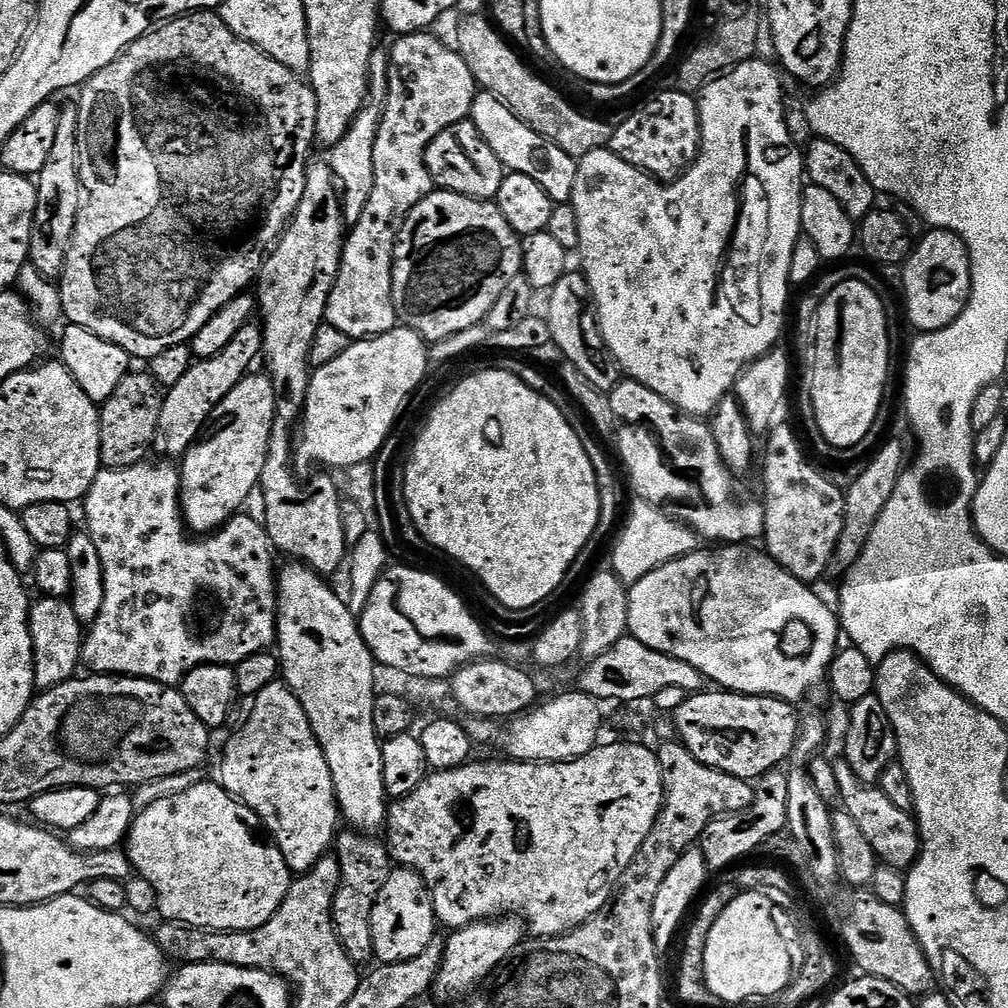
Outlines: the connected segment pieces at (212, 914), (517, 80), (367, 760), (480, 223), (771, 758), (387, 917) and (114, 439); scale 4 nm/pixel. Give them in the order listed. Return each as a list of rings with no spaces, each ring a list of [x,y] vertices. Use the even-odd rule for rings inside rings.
[[[204,780],[201,784],[192,784],[189,788],[184,788],[181,792],[172,792],[169,796],[160,796],[157,798],[153,804],[148,804],[145,808],[141,807],[139,811],[137,811],[133,821],[132,821],[132,829],[129,830],[128,835],[126,837],[126,851],[128,857],[130,858],[130,862],[132,863],[132,867],[134,869],[135,875],[141,876],[142,878],[146,878],[146,882],[150,882],[154,886],[154,890],[156,891],[156,907],[158,909],[159,915],[163,917],[164,920],[173,920],[174,922],[182,922],[183,924],[189,924],[190,926],[194,926],[195,928],[208,928],[212,932],[253,932],[256,928],[260,928],[267,922],[268,919],[274,915],[274,913],[278,910],[278,906],[282,906],[282,902],[286,898],[286,894],[288,893],[288,888],[292,885],[294,874],[288,868],[288,863],[286,862],[286,858],[281,854],[280,849],[276,847],[275,843],[267,842],[268,844],[263,844],[262,841],[256,840],[256,836],[252,833],[252,828],[248,824],[255,825],[257,823],[256,813],[252,812],[248,807],[242,803],[241,800],[237,800],[235,796],[231,796],[229,792],[227,792],[224,788],[224,785],[219,782],[213,782],[211,784],[210,781]]]
[[[487,15],[464,16],[460,21],[454,44],[466,66],[470,66],[470,74],[474,74],[483,91],[497,96],[518,119],[526,122],[528,128],[577,160],[590,150],[604,148],[611,143],[613,125],[579,112],[566,97],[560,96],[558,89],[551,88],[538,73],[531,72]]]
[[[288,562],[288,565],[281,567],[278,572],[276,582],[276,642],[275,651],[280,658],[280,671],[282,673],[283,683],[287,684],[293,692],[296,693],[298,702],[302,706],[302,710],[306,710],[306,718],[310,722],[310,726],[314,730],[314,734],[318,738],[318,742],[324,751],[326,762],[330,766],[330,774],[334,782],[334,790],[336,791],[336,802],[340,810],[341,817],[345,821],[349,820],[353,829],[359,830],[365,834],[376,834],[376,831],[385,827],[388,819],[388,810],[390,807],[390,797],[384,790],[384,775],[382,774],[382,741],[380,735],[374,730],[374,702],[378,695],[378,687],[376,688],[376,671],[378,665],[372,651],[366,646],[366,642],[360,633],[360,626],[357,617],[354,615],[353,609],[336,592],[328,589],[329,581],[321,576],[318,572],[313,572],[307,564],[303,562]]]
[[[434,190],[404,220],[396,235],[392,259],[392,301],[396,315],[407,327],[420,333],[425,342],[445,340],[470,326],[484,324],[490,306],[502,294],[510,278],[521,275],[524,250],[521,237],[502,218],[502,210],[491,200],[479,200],[462,194]]]
[[[705,690],[685,695],[682,706],[671,713],[675,735],[698,762],[711,768],[722,770],[734,778],[756,782],[768,772],[779,769],[780,763],[787,761],[796,748],[800,736],[801,713],[796,713],[797,705],[774,696],[747,696],[744,693],[725,690]]]
[[[397,867],[390,874],[386,886],[376,899],[372,911],[372,950],[380,964],[406,962],[418,958],[434,942],[432,936],[438,929],[436,911],[432,905],[432,894],[424,884],[424,879],[411,868]]]
[[[129,371],[127,376],[118,382],[118,390],[110,394],[110,398],[100,408],[100,463],[105,468],[129,468],[135,464],[143,464],[149,459],[148,451],[153,451],[158,430],[158,418],[162,414],[164,392],[156,379],[147,371]]]

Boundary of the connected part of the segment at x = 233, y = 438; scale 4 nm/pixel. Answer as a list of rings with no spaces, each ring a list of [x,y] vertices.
[[[249,374],[244,377],[222,402],[218,402],[212,416],[200,433],[199,440],[189,446],[182,457],[180,470],[180,510],[184,514],[184,523],[193,533],[207,534],[215,532],[222,527],[231,516],[237,515],[240,508],[252,492],[257,491],[262,478],[262,466],[266,466],[266,454],[270,446],[270,434],[276,417],[276,399],[274,398],[274,386],[267,374]]]

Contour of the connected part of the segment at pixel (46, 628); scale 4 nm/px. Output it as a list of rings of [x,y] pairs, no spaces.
[[[49,596],[37,599],[31,605],[28,625],[32,635],[34,650],[34,678],[37,689],[53,688],[77,675],[76,667],[81,667],[84,651],[85,629],[74,618],[74,610],[68,600]]]

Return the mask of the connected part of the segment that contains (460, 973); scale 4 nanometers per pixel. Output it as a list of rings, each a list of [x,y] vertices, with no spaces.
[[[509,914],[490,920],[479,920],[451,933],[448,944],[443,945],[440,973],[430,989],[431,999],[448,1004],[451,1000],[463,1001],[471,997],[491,977],[492,973],[524,943],[526,925],[519,916]]]

